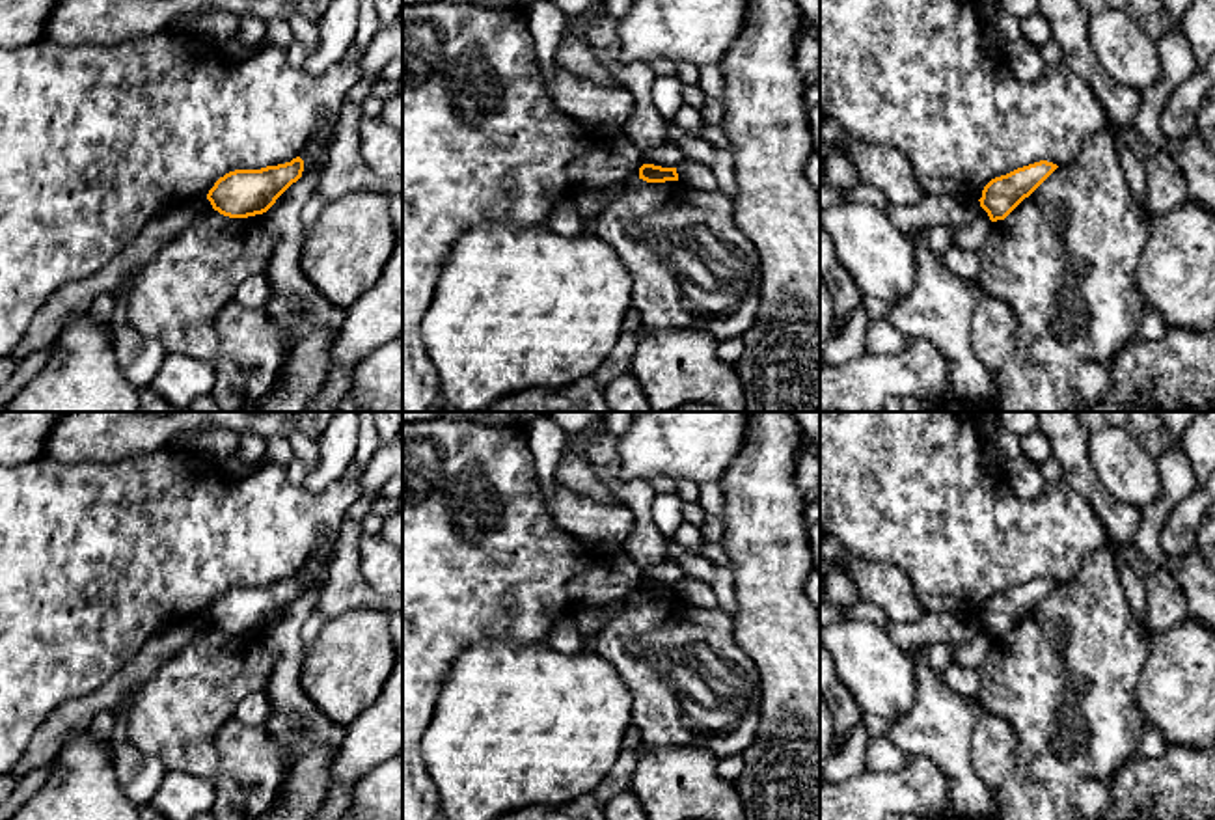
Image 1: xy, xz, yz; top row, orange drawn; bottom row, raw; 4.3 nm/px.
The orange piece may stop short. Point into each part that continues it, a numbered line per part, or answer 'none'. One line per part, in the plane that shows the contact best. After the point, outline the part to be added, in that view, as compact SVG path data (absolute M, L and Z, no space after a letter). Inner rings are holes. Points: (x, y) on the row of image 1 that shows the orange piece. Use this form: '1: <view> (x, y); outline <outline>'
none

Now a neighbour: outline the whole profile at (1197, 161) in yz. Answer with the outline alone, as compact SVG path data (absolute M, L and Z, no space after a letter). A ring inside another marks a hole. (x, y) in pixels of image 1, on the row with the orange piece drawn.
M1196 130L1172 144L1170 153L1183 171L1189 198L1215 214L1215 153Z

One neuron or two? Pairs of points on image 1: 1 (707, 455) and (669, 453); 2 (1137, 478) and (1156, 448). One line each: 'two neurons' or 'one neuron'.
1: one neuron
2: two neurons

